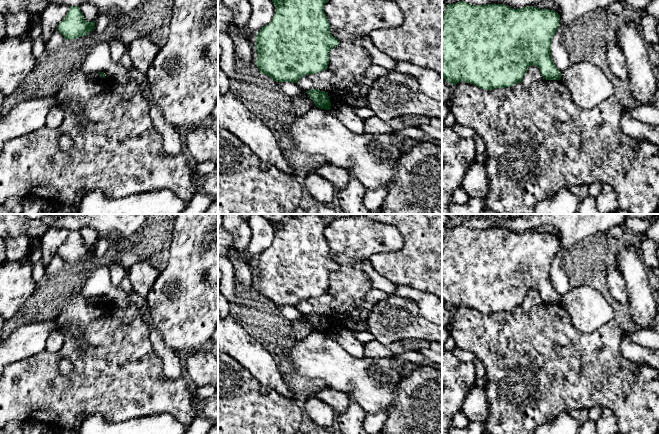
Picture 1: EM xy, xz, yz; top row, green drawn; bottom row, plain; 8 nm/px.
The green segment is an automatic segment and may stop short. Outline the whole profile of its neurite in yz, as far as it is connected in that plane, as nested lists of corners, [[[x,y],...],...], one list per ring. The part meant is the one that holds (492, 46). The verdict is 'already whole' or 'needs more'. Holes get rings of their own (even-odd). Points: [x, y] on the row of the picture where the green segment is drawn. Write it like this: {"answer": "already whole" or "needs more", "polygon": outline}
{"answer": "already whole", "polygon": [[[464,1],[447,4],[442,15],[442,77],[452,86],[463,81],[493,90],[522,82],[528,68],[535,65],[543,79],[560,80],[561,72],[555,66],[550,52],[559,23],[560,15],[556,11],[535,6],[514,9],[501,4],[472,5]]]}

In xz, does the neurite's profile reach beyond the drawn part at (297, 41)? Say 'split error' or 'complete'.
complete

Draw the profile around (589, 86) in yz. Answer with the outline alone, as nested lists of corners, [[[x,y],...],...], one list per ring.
[[[589,62],[572,63],[561,72],[573,103],[581,109],[592,109],[614,94],[614,85],[606,74]]]

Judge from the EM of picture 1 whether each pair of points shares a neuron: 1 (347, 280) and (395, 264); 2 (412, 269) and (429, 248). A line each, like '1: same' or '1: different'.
1: different
2: same

